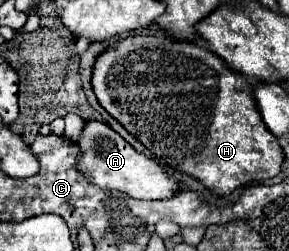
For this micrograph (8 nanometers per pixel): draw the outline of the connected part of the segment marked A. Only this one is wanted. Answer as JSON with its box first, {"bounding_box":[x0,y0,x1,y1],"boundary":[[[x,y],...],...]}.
{"bounding_box":[77,122,181,200],"boundary":[[[87,122],[81,138],[77,140],[81,146],[81,154],[77,156],[77,170],[89,178],[89,182],[97,184],[99,188],[119,190],[131,198],[139,200],[161,200],[171,198],[181,190],[181,184],[175,176],[167,174],[159,162],[147,158],[145,154],[137,152],[127,140],[123,140],[115,130],[101,122]]]}

